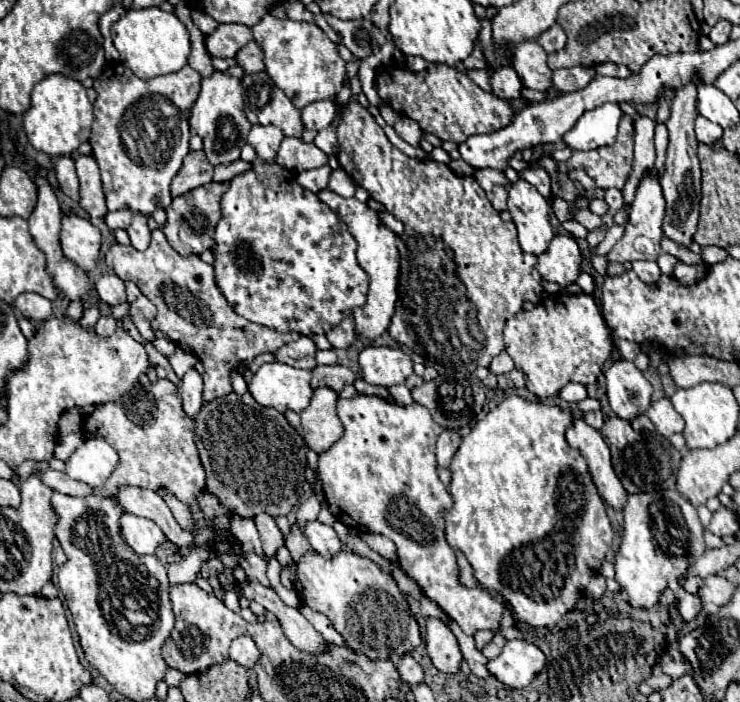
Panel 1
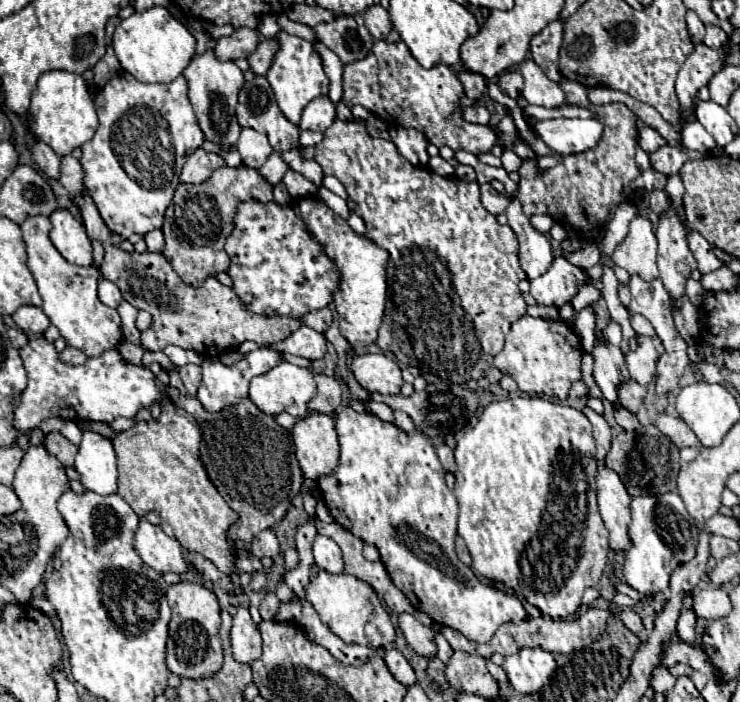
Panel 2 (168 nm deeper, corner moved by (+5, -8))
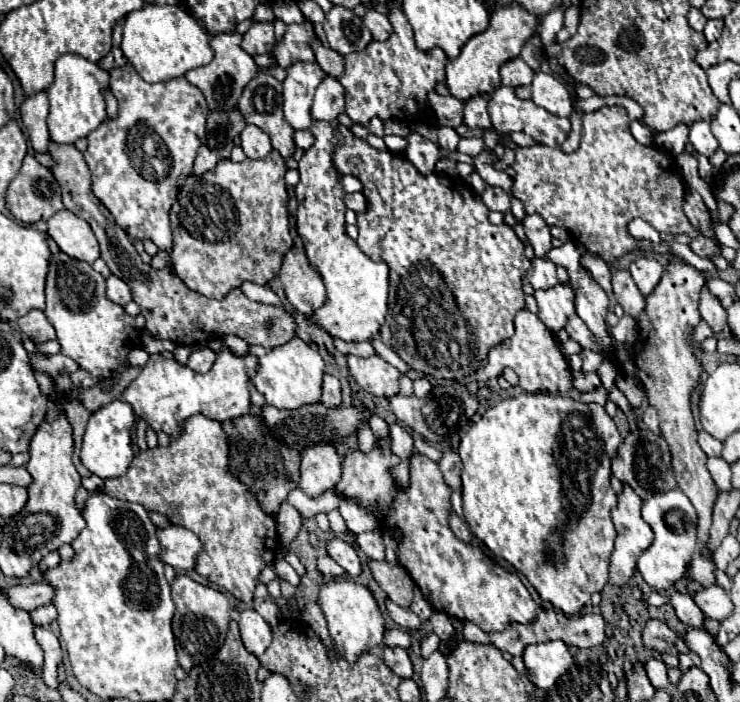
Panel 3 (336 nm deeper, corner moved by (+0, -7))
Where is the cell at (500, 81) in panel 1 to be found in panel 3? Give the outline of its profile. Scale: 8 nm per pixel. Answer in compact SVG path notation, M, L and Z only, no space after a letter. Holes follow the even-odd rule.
M515 58L507 64L503 64L501 68L501 82L503 86L511 86L511 88L517 88L517 86L529 86L531 80L533 80L533 70L521 60L521 58Z

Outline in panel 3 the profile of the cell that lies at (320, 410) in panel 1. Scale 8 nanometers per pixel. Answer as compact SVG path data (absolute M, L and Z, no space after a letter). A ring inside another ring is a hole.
M331 442L311 444L301 452L301 484L309 496L333 490L341 480L341 456Z

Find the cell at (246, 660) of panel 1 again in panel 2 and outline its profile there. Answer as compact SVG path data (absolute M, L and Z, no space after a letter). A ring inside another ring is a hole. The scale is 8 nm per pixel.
M239 607L232 617L232 653L240 663L252 663L262 655L262 637L249 609Z

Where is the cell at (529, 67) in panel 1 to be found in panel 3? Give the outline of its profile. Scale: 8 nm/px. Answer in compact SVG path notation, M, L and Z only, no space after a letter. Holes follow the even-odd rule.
M535 72L531 82L531 100L555 116L571 116L571 94L563 80L549 72Z

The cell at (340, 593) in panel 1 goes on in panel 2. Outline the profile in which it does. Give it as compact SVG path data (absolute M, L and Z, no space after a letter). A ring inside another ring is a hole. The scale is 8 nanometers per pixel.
M318 571L316 577L310 579L310 585L306 589L308 601L314 605L314 609L320 613L322 623L328 625L328 629L338 635L344 643L358 643L368 647L392 647L394 645L394 625L390 623L390 617L386 609L382 607L382 601L374 593L374 589L346 573L326 573Z

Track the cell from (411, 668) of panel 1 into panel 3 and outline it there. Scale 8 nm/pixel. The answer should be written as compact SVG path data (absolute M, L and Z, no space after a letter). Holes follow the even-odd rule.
M385 648L383 650L385 664L401 678L413 678L413 666L405 648Z

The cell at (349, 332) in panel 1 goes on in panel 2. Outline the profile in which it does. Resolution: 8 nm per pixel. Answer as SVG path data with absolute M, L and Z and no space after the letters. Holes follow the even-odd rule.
M322 307L322 309L316 309L316 311L310 311L306 313L306 317L302 317L304 325L312 327L314 331L318 333L326 333L326 329L330 327L332 323L332 311L328 307Z

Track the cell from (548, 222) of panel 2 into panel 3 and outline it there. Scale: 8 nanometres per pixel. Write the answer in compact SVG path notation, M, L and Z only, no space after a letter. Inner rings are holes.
M539 214L525 216L523 218L523 228L527 232L527 238L529 238L533 250L535 250L535 256L545 256L549 252L549 248L553 248L549 226Z

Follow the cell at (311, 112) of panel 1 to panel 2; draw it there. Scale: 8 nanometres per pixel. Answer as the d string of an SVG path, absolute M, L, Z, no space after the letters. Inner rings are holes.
M322 95L304 107L300 129L324 131L332 125L334 119L336 119L336 103L332 103L328 95Z

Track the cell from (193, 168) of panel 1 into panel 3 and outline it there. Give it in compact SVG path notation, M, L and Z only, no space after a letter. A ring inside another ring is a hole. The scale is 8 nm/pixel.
M209 112L207 116L207 140L201 144L199 154L193 164L193 174L203 176L213 170L219 160L229 158L233 148L233 138L241 134L245 120L235 112Z

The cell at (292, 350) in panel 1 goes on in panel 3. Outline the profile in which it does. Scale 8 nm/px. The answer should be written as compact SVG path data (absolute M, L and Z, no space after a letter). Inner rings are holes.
M219 352L213 368L207 374L197 374L187 366L181 366L173 358L163 358L161 354L151 356L151 366L147 364L141 374L125 388L119 400L129 402L135 416L143 418L157 432L163 430L169 438L179 436L181 424L193 414L203 414L217 422L243 416L251 410L249 402L249 382L257 374L259 360L253 354L235 356L231 352Z

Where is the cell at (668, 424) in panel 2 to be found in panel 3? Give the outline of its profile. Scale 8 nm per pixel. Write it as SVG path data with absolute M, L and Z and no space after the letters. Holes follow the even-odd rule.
M699 430L697 440L699 440L701 450L703 450L707 456L719 456L719 452L721 452L721 446L723 446L723 444L721 444L719 440L715 440L711 434L707 434L707 432Z

